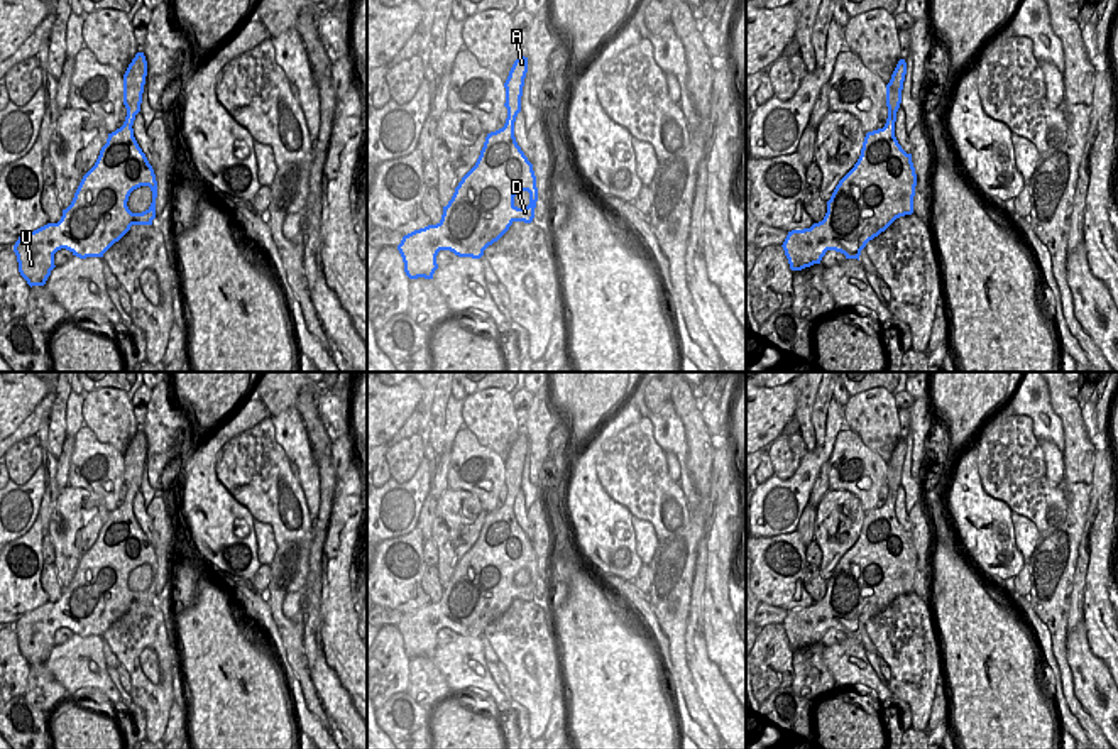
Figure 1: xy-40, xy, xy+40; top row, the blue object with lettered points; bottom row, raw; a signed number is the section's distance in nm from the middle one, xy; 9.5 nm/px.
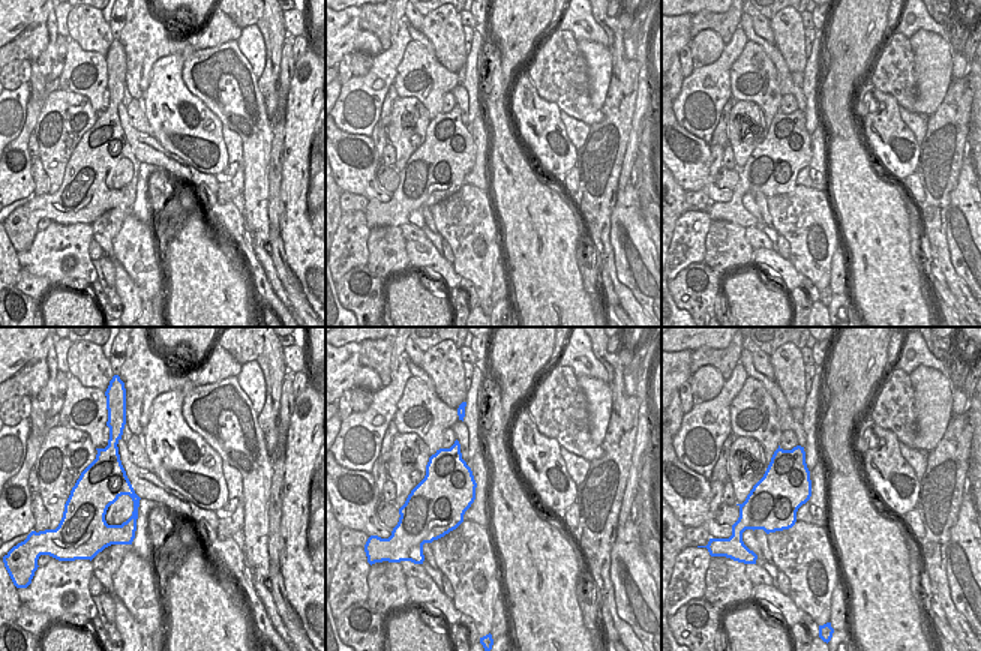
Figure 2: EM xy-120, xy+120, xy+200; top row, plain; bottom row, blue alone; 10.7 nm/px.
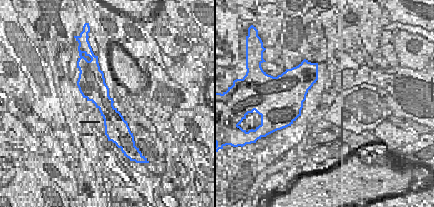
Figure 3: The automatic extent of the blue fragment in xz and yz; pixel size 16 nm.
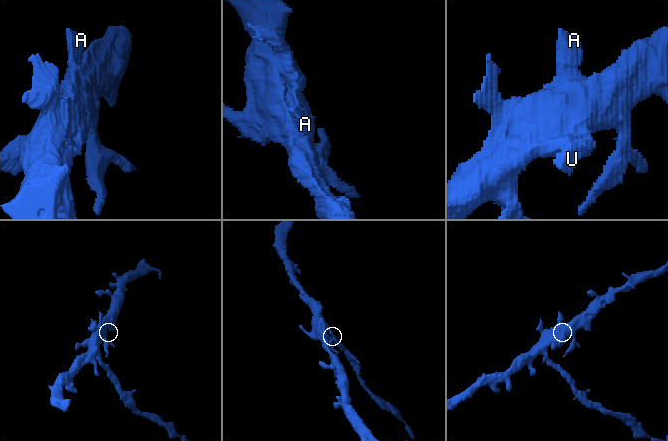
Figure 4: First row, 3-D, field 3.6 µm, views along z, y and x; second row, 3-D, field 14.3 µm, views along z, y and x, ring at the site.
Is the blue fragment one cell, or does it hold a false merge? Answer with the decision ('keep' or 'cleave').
keep

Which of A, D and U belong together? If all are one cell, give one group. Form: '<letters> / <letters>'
A D U

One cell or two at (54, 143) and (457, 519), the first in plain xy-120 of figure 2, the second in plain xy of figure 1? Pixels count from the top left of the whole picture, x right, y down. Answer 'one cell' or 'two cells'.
one cell

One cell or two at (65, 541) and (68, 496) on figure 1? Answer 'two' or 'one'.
one

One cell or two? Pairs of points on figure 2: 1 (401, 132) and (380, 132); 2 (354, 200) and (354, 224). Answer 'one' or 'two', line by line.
1: two
2: two

